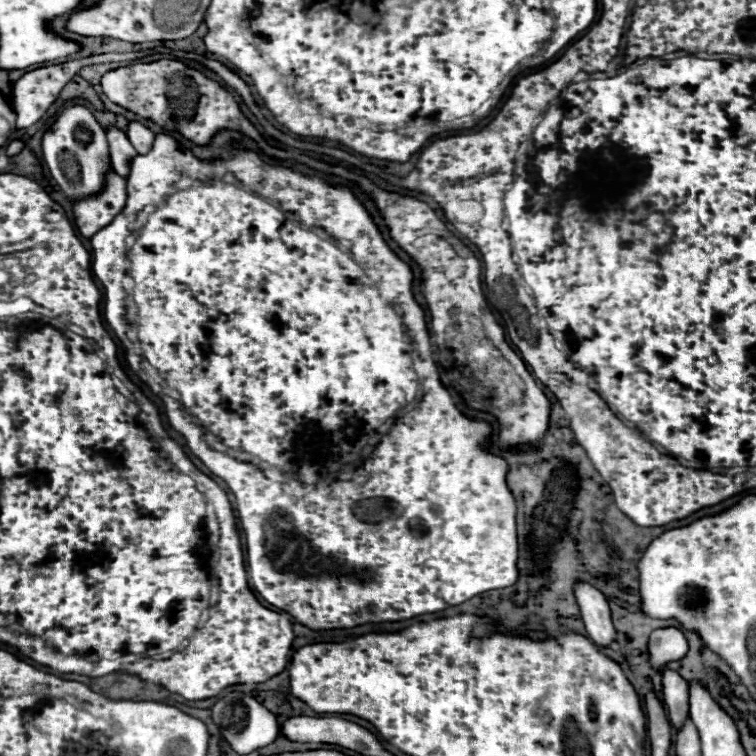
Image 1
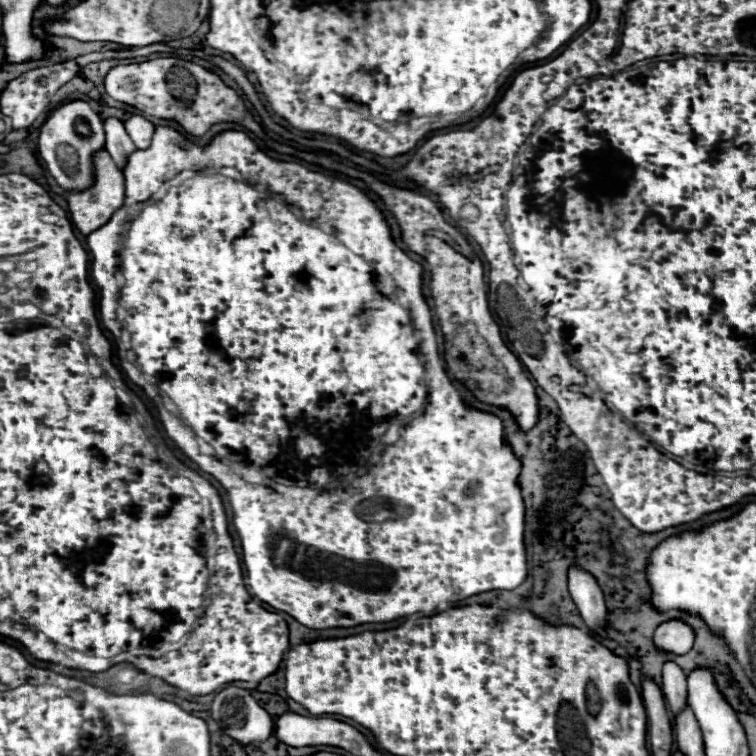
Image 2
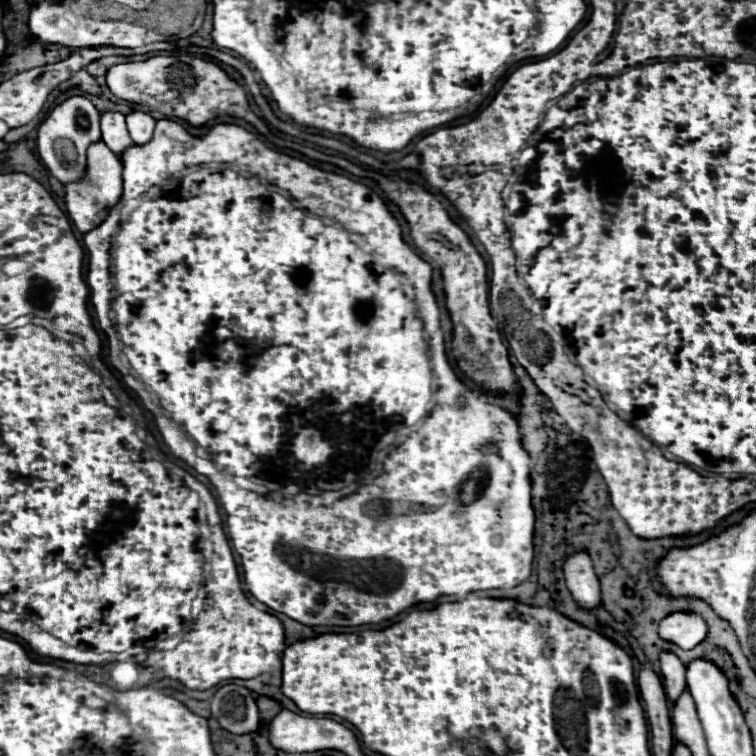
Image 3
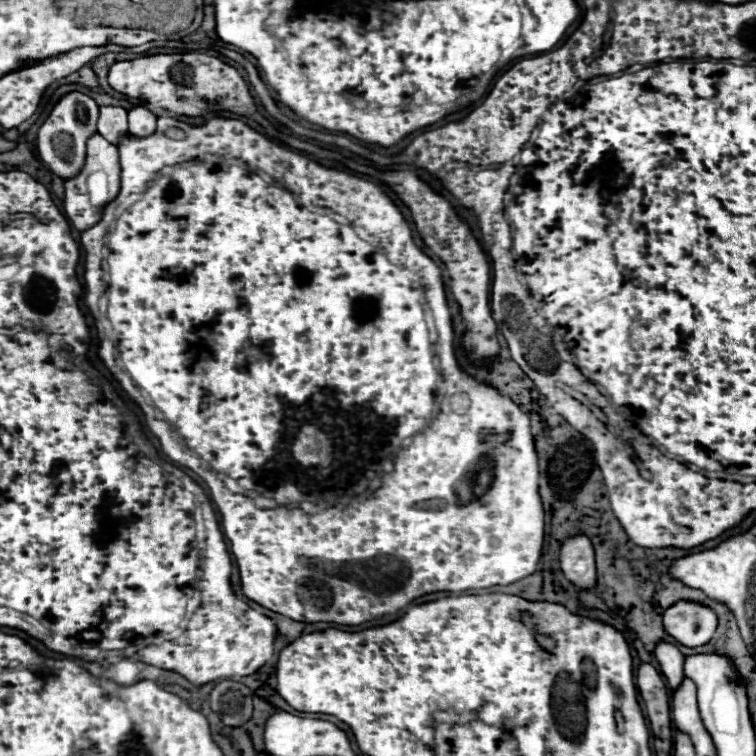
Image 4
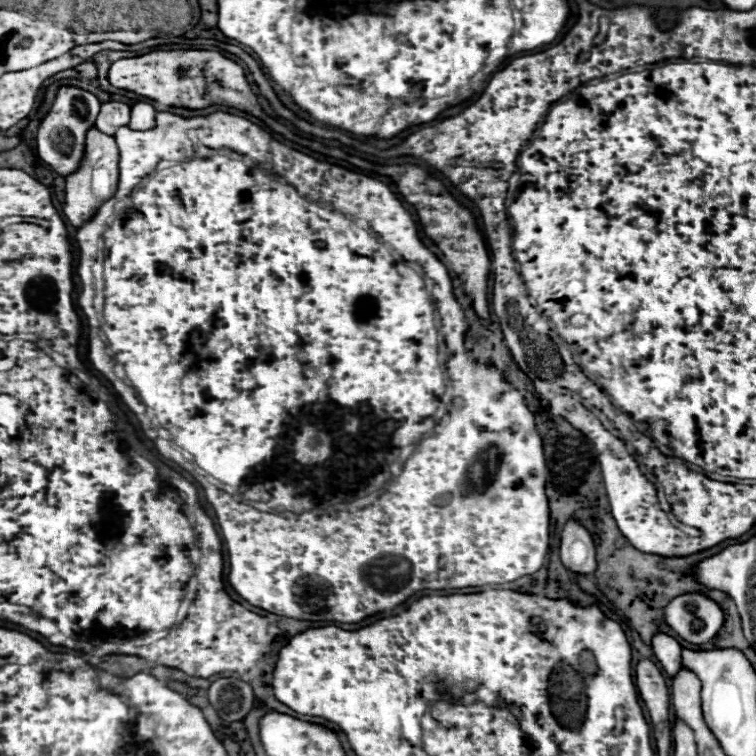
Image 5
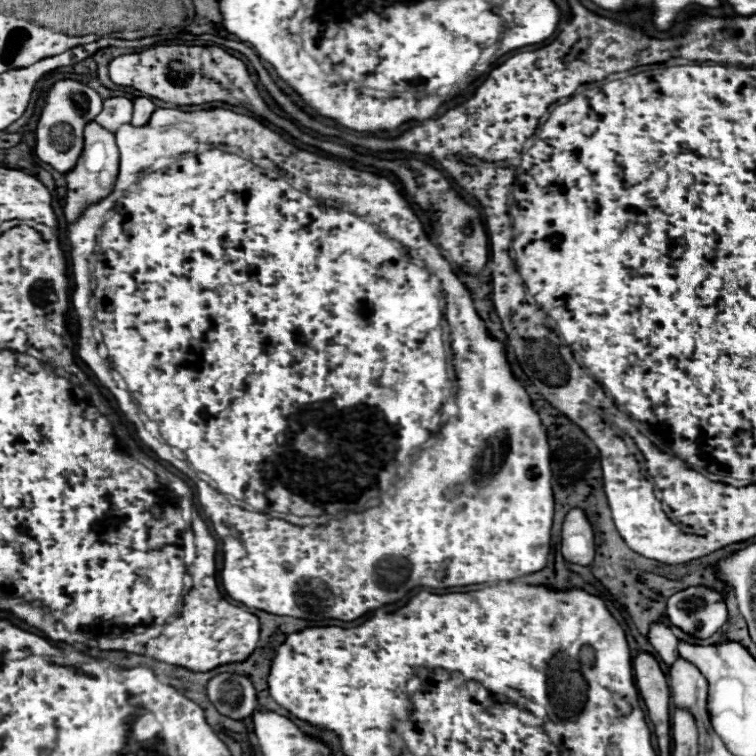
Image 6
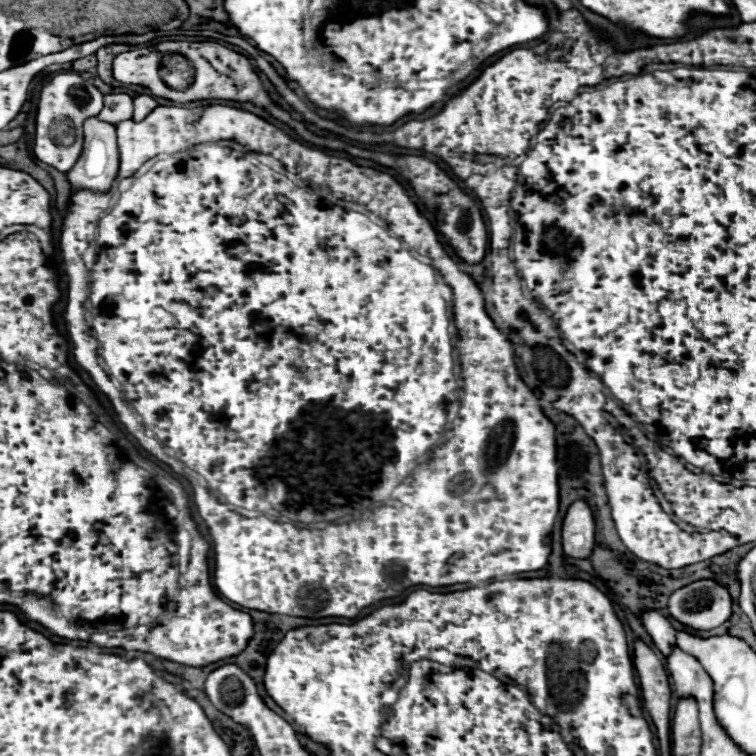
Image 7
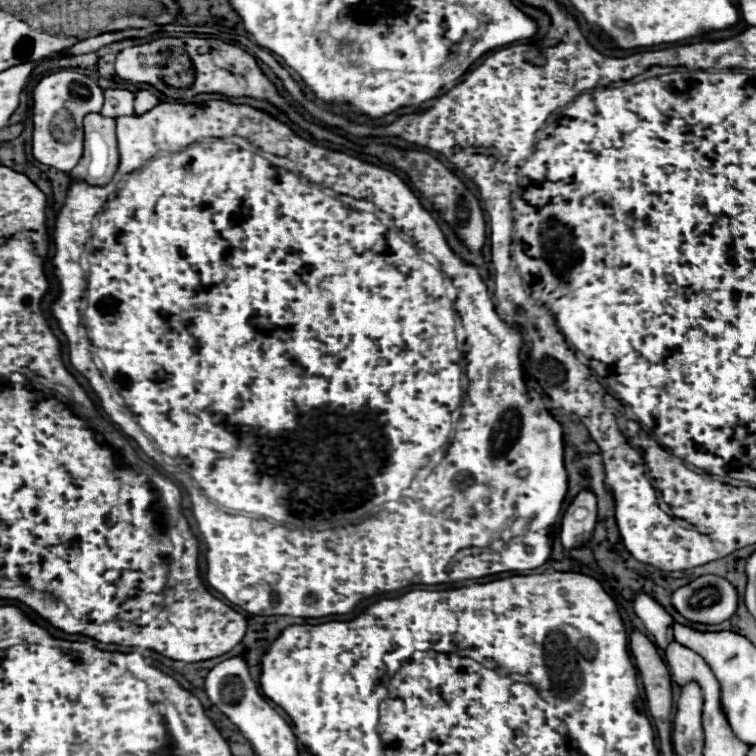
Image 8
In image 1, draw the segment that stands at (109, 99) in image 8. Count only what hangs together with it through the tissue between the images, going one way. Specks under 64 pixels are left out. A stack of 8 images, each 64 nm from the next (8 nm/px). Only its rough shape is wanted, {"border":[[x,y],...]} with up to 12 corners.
{"border":[[110,126],[112,168],[126,178],[138,152],[122,130]]}

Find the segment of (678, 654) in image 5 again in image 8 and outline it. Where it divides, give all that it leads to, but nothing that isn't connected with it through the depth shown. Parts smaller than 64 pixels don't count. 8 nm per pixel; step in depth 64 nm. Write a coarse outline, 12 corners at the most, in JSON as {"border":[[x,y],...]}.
{"border":[[636,592],[636,616],[658,648],[674,638],[672,616],[650,594]]}

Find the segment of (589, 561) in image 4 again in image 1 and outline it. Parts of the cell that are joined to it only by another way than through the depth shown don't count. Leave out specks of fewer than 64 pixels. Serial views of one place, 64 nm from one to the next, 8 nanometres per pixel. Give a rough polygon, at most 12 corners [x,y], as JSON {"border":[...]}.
{"border":[[588,582],[574,586],[588,636],[600,648],[616,638],[606,596]]}

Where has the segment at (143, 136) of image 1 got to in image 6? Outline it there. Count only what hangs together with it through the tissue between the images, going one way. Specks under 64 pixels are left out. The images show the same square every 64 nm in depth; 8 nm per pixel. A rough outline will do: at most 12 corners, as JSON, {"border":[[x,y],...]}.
{"border":[[150,98],[134,100],[130,124],[144,126],[156,106]]}

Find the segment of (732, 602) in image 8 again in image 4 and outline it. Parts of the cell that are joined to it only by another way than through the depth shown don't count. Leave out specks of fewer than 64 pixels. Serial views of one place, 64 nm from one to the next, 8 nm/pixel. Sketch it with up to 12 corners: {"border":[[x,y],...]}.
{"border":[[678,600],[664,630],[694,648],[710,642],[718,616],[704,604]]}

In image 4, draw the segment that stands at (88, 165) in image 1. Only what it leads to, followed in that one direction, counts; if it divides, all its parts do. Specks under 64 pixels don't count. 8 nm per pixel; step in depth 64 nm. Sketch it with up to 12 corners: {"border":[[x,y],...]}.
{"border":[[60,98],[38,130],[38,156],[60,178],[80,172],[98,104]]}

